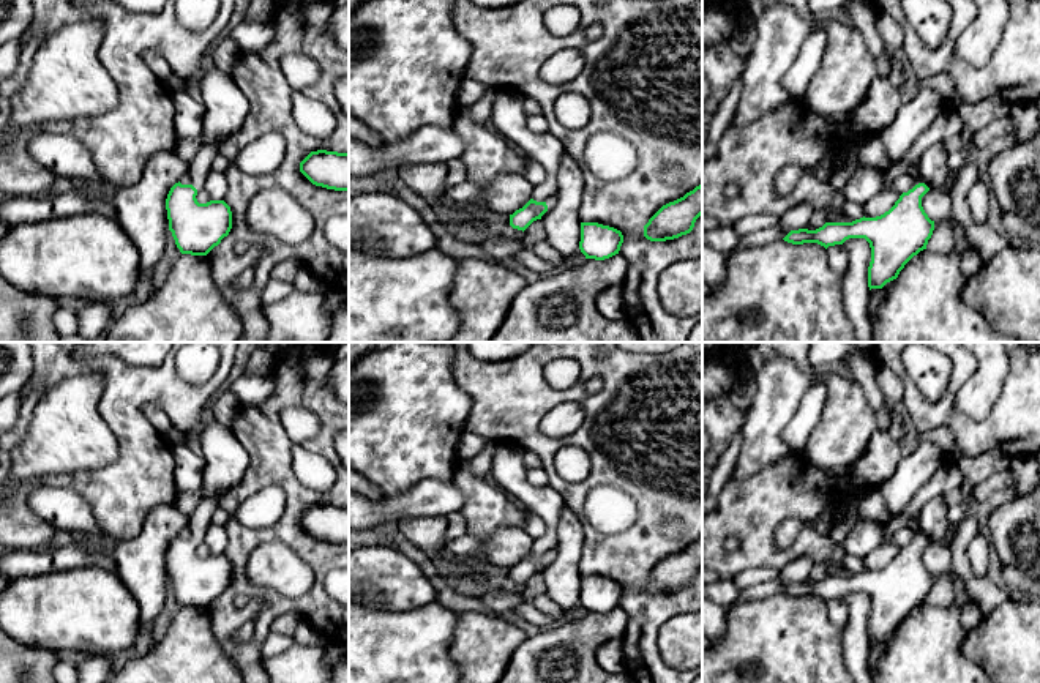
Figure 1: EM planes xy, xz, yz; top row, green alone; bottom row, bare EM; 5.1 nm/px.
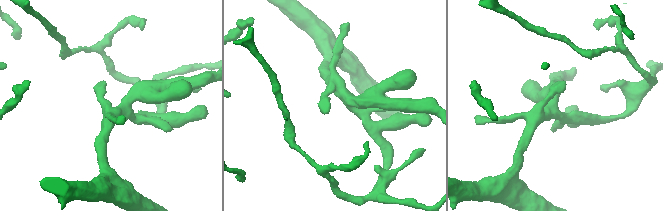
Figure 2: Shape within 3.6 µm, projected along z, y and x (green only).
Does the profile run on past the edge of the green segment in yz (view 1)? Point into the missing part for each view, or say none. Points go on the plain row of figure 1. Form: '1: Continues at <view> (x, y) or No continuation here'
1: Continues at yz (912, 524)

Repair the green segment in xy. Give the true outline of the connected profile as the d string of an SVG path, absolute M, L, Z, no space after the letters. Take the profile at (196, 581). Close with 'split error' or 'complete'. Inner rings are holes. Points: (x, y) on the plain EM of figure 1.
M204 420L200 424L197 431L197 450L205 461L202 497L196 511L191 514L191 524L188 527L191 530L191 536L181 538L178 535L170 541L166 552L166 563L169 584L172 585L180 606L191 609L207 609L215 599L221 596L224 590L229 588L232 582L232 565L224 554L199 557L196 549L197 544L204 541L205 532L211 522L211 516L218 508L219 497L241 481L249 465L249 456L243 445L232 434L230 427L215 420Z; split error

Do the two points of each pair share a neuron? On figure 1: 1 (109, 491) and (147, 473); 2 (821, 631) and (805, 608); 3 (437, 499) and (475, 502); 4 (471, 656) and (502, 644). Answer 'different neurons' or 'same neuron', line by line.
1: same neuron
2: same neuron
3: different neurons
4: same neuron

